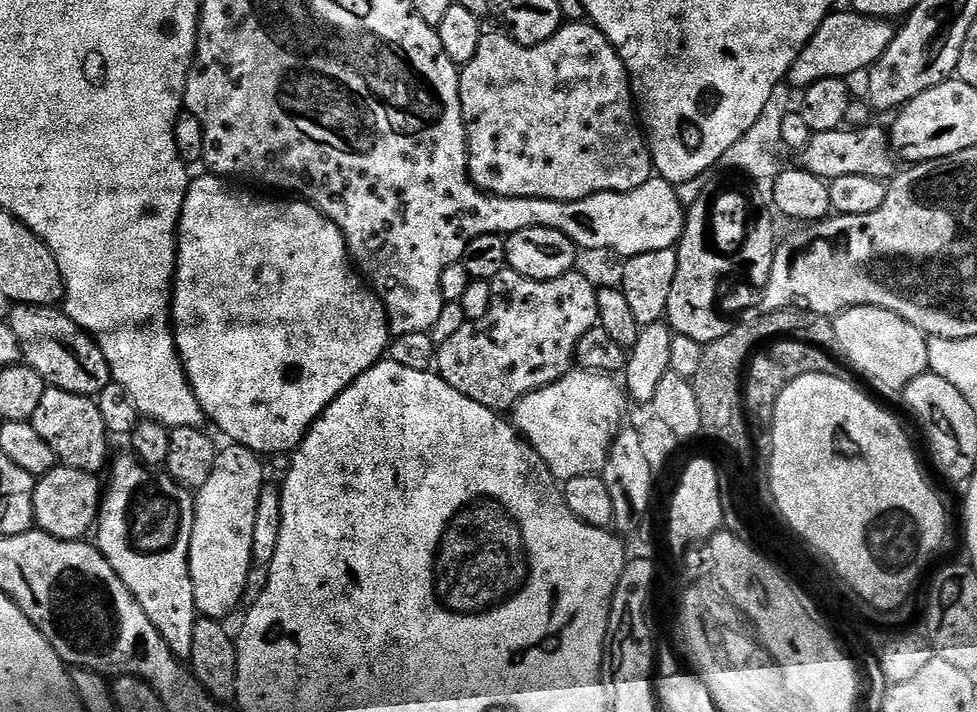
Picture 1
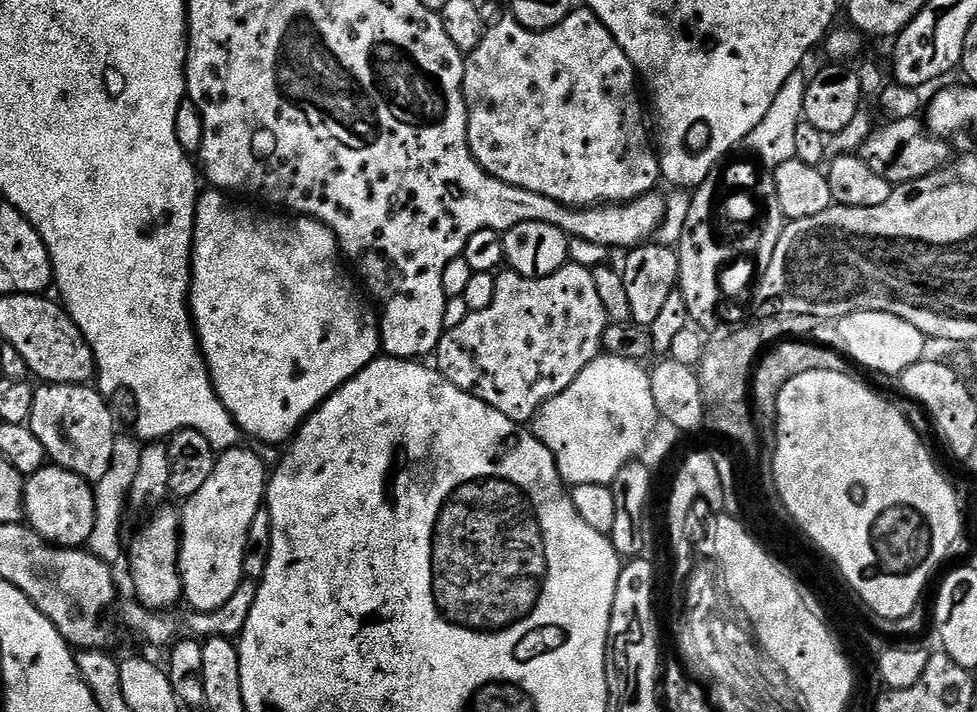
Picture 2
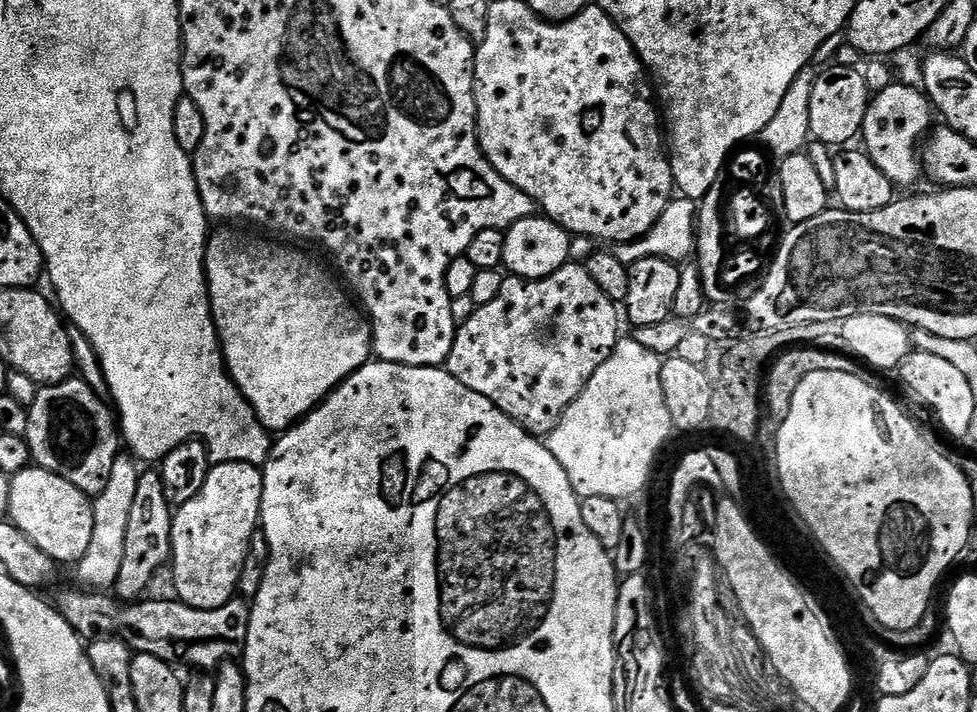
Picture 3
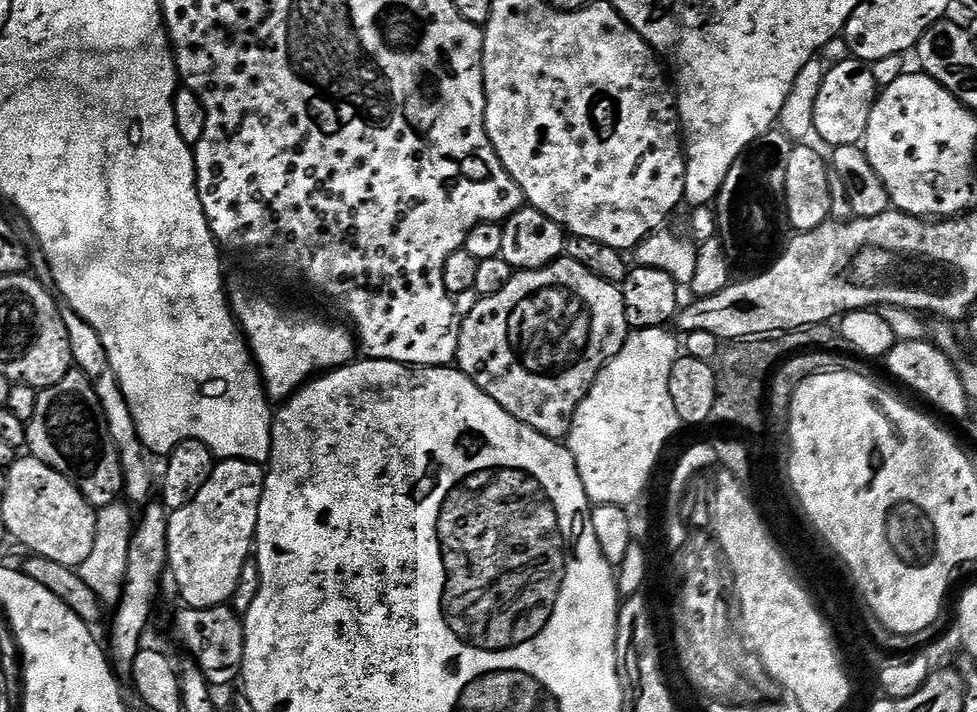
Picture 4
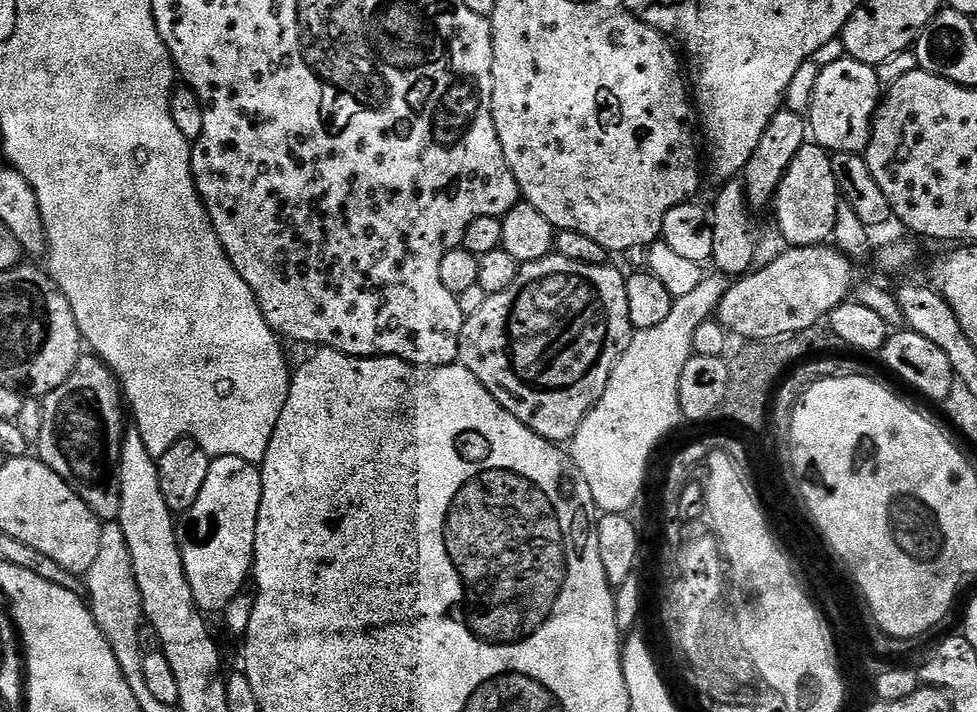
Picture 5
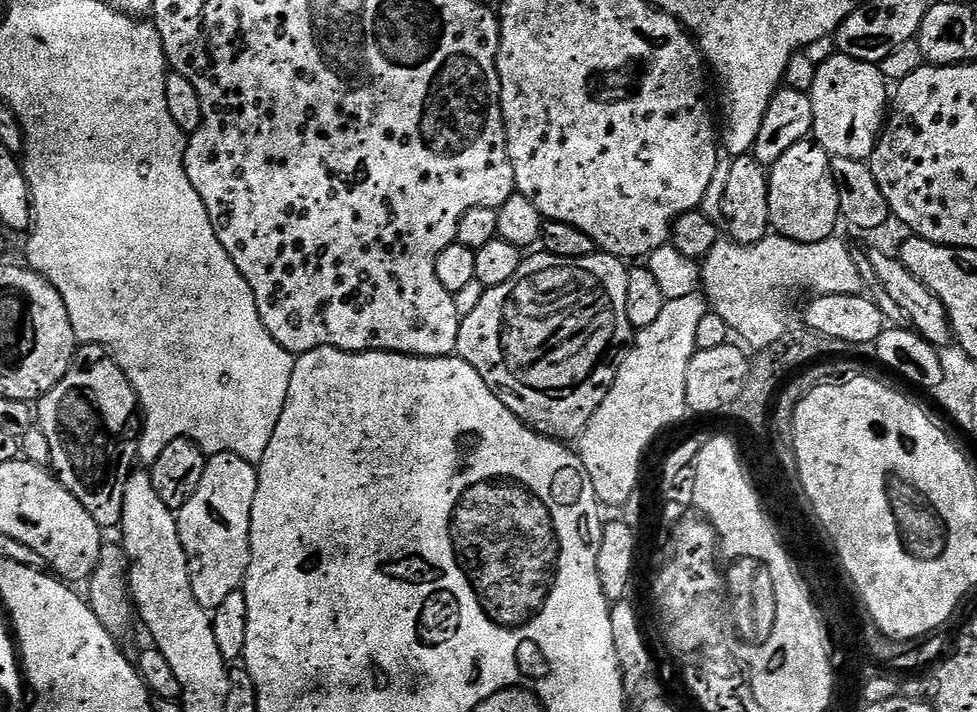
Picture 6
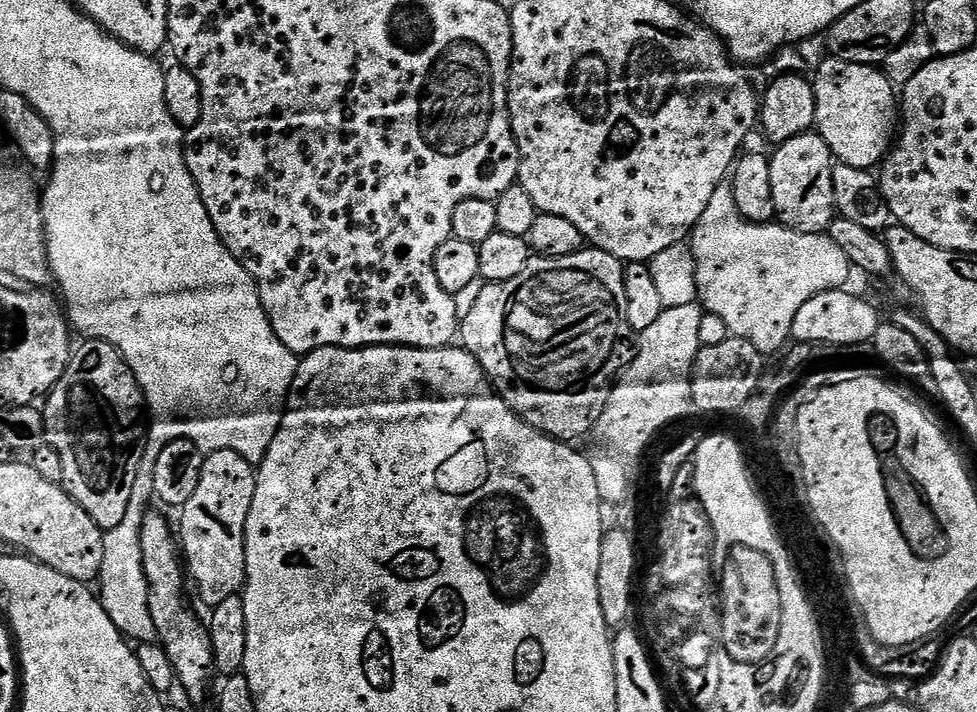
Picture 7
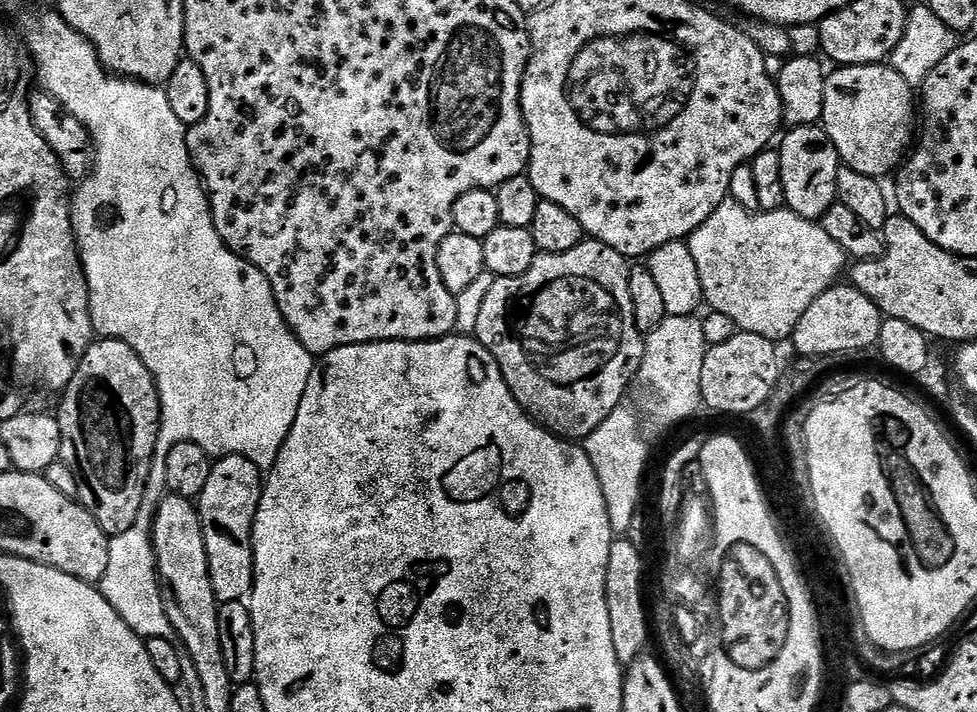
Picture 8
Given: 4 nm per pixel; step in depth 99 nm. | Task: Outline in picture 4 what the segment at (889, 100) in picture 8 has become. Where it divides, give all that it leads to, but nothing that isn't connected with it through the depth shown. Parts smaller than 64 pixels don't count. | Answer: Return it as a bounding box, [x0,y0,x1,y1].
[814,58,878,148]

